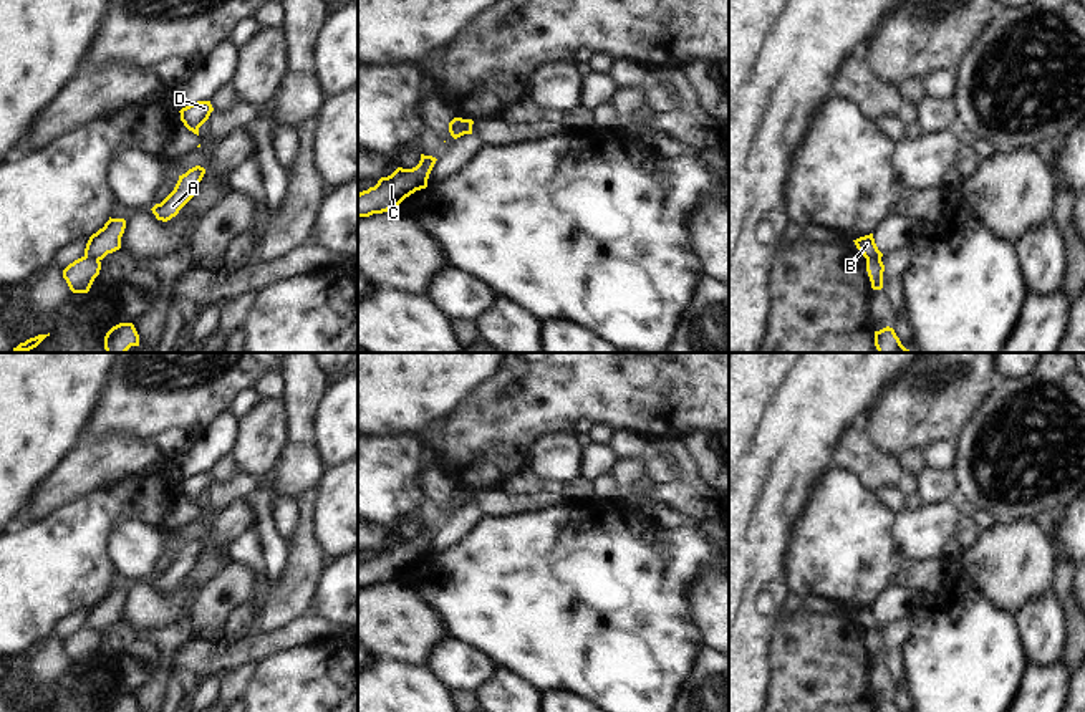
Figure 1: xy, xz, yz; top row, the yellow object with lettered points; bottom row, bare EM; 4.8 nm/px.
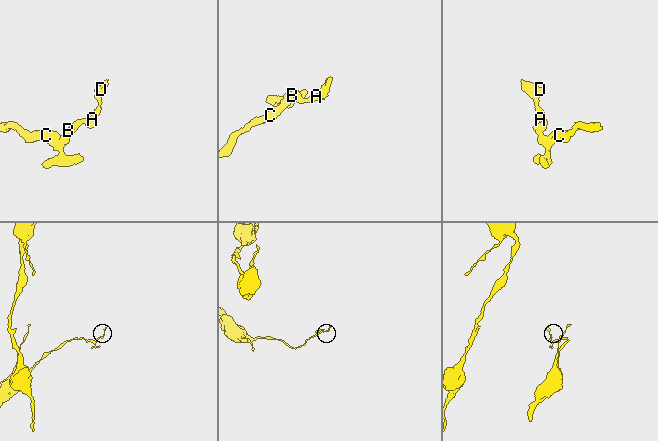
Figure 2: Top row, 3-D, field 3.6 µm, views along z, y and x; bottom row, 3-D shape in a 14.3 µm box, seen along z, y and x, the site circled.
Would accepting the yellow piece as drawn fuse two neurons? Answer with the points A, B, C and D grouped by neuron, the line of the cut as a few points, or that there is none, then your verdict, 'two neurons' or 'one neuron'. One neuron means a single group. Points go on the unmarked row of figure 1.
groups A B D / C; cut xy (85, 626), (98, 631); two neurons

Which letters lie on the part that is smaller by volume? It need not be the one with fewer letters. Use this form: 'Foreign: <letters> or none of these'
Foreign: A, B, D

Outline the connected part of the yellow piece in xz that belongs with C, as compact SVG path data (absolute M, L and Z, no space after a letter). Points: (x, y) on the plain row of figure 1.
M421 525L412 540L398 538L391 546L381 548L374 558L358 565L358 589L388 581L398 581L399 575L416 561L427 558L436 528Z

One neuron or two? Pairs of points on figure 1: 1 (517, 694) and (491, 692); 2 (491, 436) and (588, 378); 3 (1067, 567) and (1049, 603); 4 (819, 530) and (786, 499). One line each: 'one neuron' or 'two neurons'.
1: one neuron
2: one neuron
3: two neurons
4: two neurons

